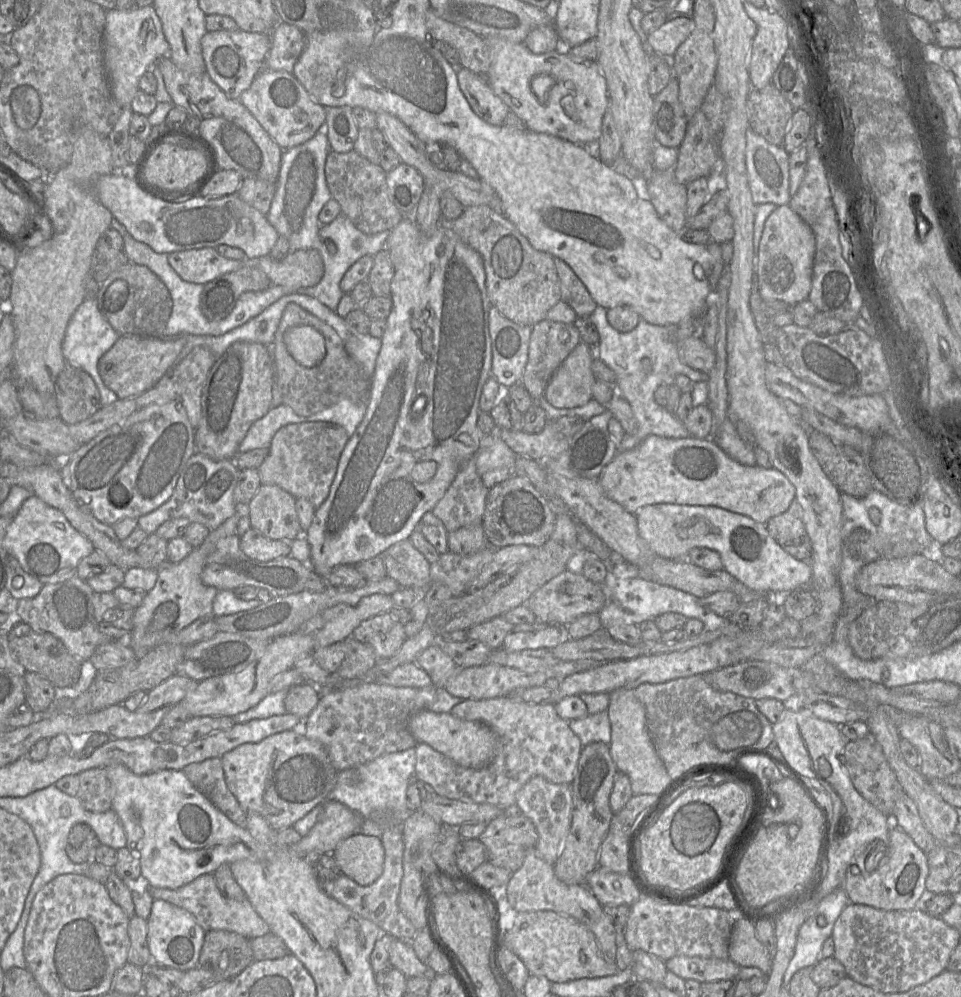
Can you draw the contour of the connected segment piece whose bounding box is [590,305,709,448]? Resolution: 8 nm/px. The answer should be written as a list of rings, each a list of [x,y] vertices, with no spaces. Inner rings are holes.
[[[597,305],[590,318],[599,332],[599,342],[593,347],[595,355],[615,372],[617,393],[629,402],[637,420],[636,432],[625,435],[619,446],[636,447],[650,435],[667,438],[689,437],[690,433],[683,422],[670,413],[665,406],[658,405],[654,398],[656,389],[662,383],[672,381],[679,374],[688,376],[693,382],[708,380],[709,375],[692,368],[681,360],[677,347],[678,325],[660,326],[641,319],[632,331],[619,332],[609,324],[607,309],[600,305]],[[643,358],[651,360],[650,371],[643,369]]]

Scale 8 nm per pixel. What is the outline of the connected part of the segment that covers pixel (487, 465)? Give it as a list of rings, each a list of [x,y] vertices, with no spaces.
[[[495,429],[484,436],[475,454],[476,469],[482,477],[487,471],[498,468],[513,469],[517,454],[502,440],[499,431]]]

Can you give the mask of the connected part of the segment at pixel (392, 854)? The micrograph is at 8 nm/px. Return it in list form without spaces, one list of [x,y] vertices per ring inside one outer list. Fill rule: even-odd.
[[[374,811],[371,818],[382,830],[381,841],[385,851],[385,858],[381,876],[372,884],[361,886],[348,876],[341,874],[334,880],[320,881],[320,886],[328,896],[360,917],[375,923],[383,933],[390,934],[403,942],[410,942],[411,944],[418,930],[398,906],[398,897],[403,878],[404,821],[393,818],[393,814],[381,811]]]

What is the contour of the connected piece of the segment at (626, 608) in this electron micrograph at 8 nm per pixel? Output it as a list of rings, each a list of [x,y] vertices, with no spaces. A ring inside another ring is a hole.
[[[607,567],[607,576],[605,582],[600,585],[605,595],[605,605],[599,612],[602,628],[608,632],[608,629],[618,624],[638,625],[645,620],[654,620],[659,615],[667,612],[676,612],[683,614],[688,619],[696,618],[703,622],[708,631],[716,630],[729,623],[729,620],[719,616],[713,611],[704,607],[699,598],[668,585],[662,585],[645,579],[631,577],[622,577],[618,575],[611,567]]]

